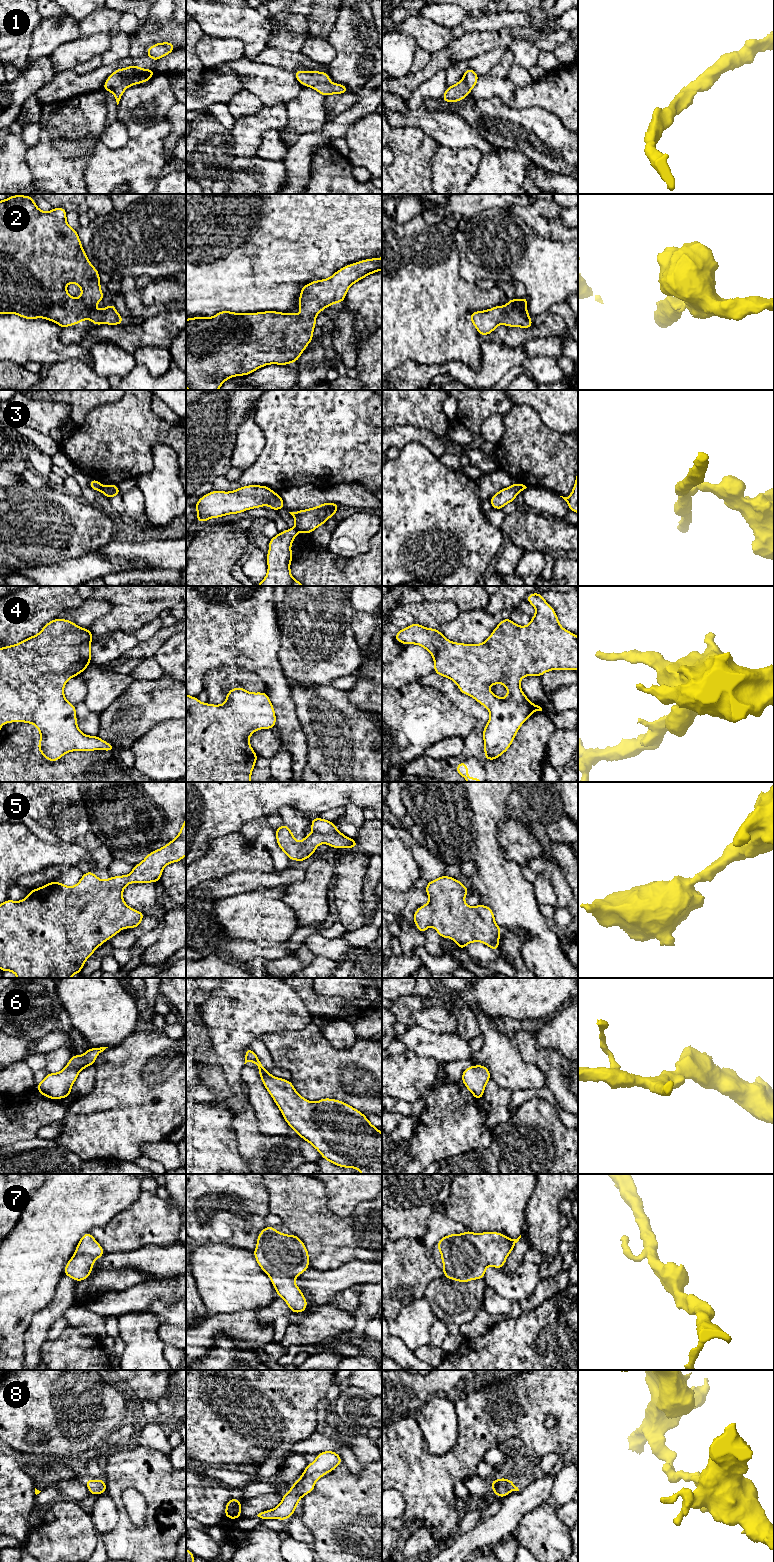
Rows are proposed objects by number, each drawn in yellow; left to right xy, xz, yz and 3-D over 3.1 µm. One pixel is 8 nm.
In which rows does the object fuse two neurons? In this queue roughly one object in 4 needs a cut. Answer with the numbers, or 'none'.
3

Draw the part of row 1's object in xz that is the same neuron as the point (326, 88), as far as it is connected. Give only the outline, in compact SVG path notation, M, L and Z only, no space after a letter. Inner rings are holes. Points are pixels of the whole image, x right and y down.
M297 70L294 72L294 76L302 86L311 87L325 97L349 91L349 88L345 85L332 83L329 74L326 72Z

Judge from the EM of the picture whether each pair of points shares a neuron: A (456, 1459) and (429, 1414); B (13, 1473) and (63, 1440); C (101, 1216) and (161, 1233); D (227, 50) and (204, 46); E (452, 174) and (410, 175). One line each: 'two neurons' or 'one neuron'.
A: two neurons
B: two neurons
C: two neurons
D: one neuron
E: two neurons

